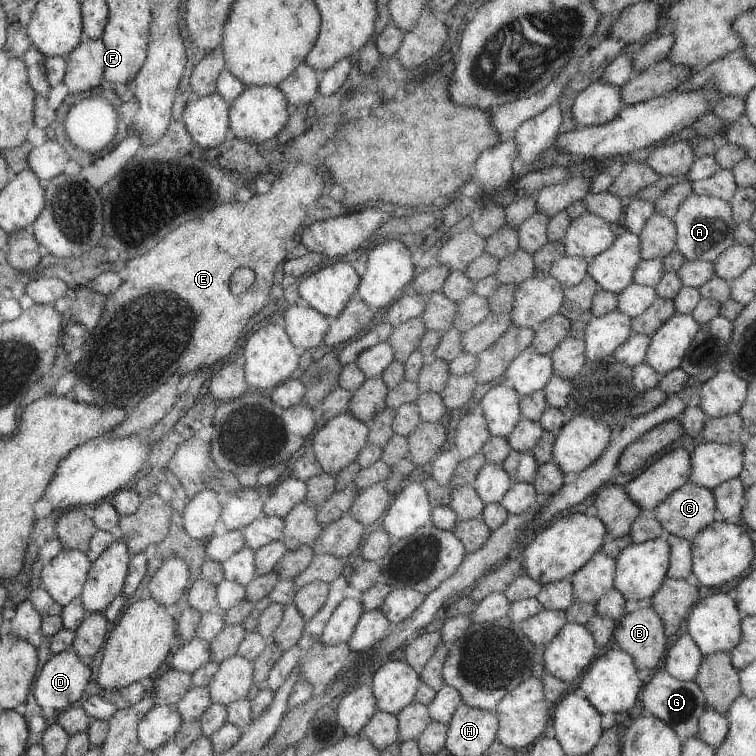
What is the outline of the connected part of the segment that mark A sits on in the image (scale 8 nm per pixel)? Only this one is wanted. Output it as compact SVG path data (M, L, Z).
M692 192L679 204L671 218L676 230L674 249L686 260L713 262L723 250L734 243L732 230L735 223L730 210L729 203L723 199L699 196Z

